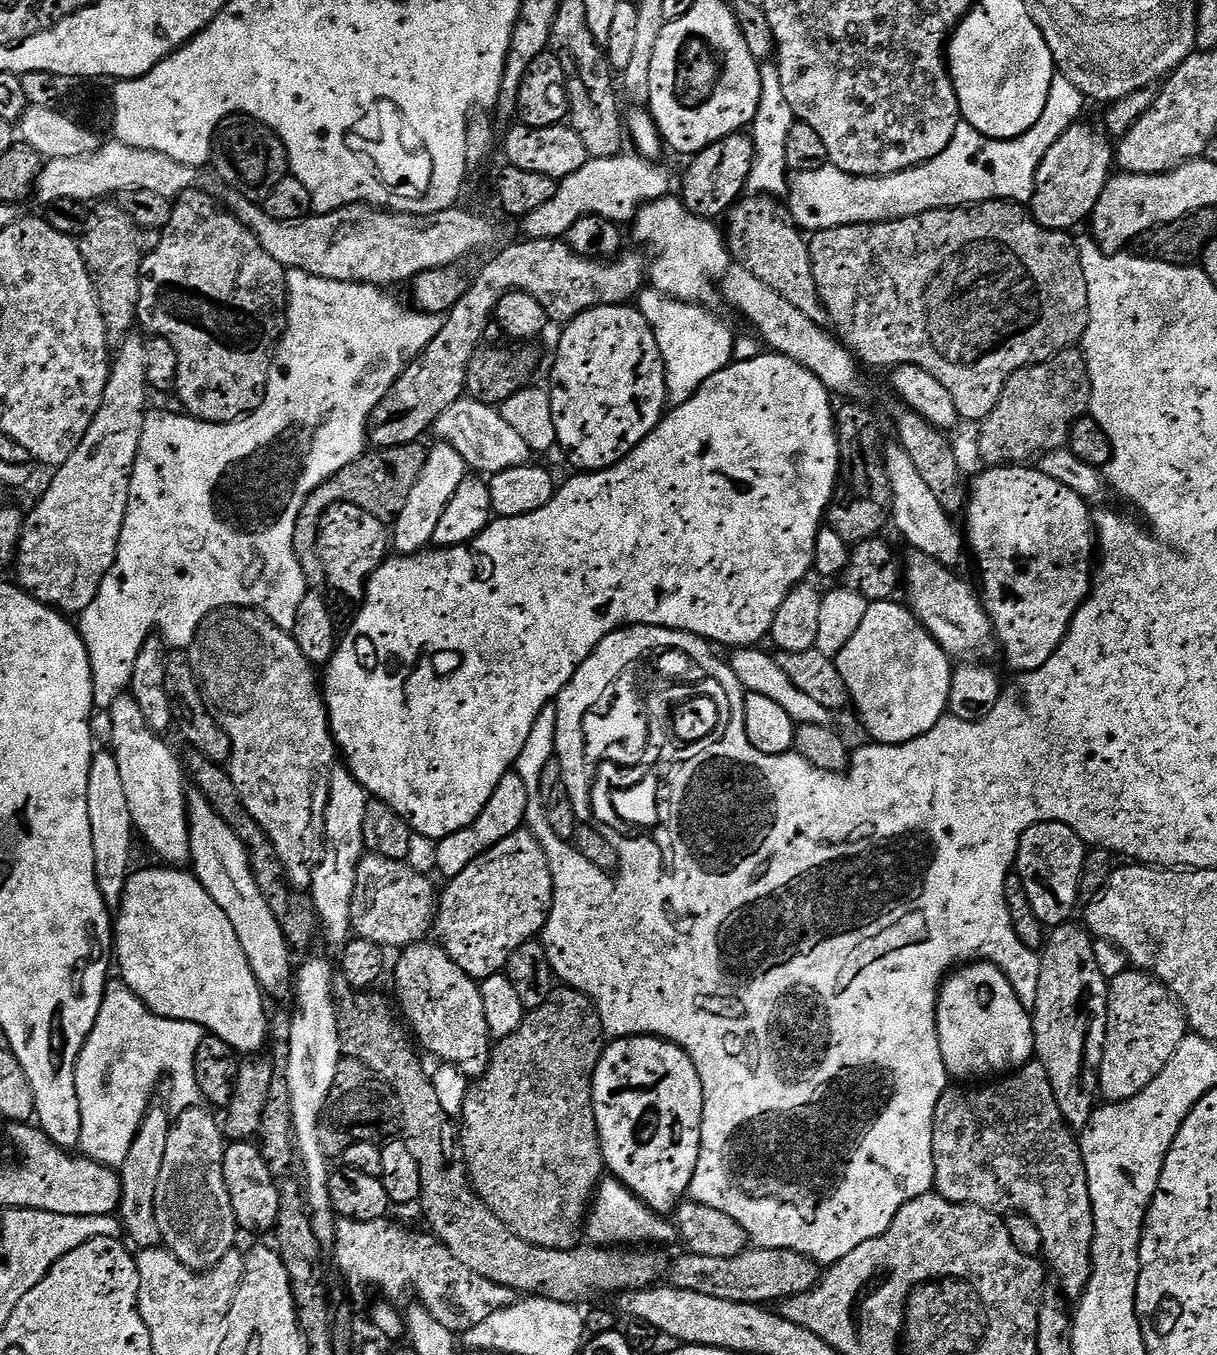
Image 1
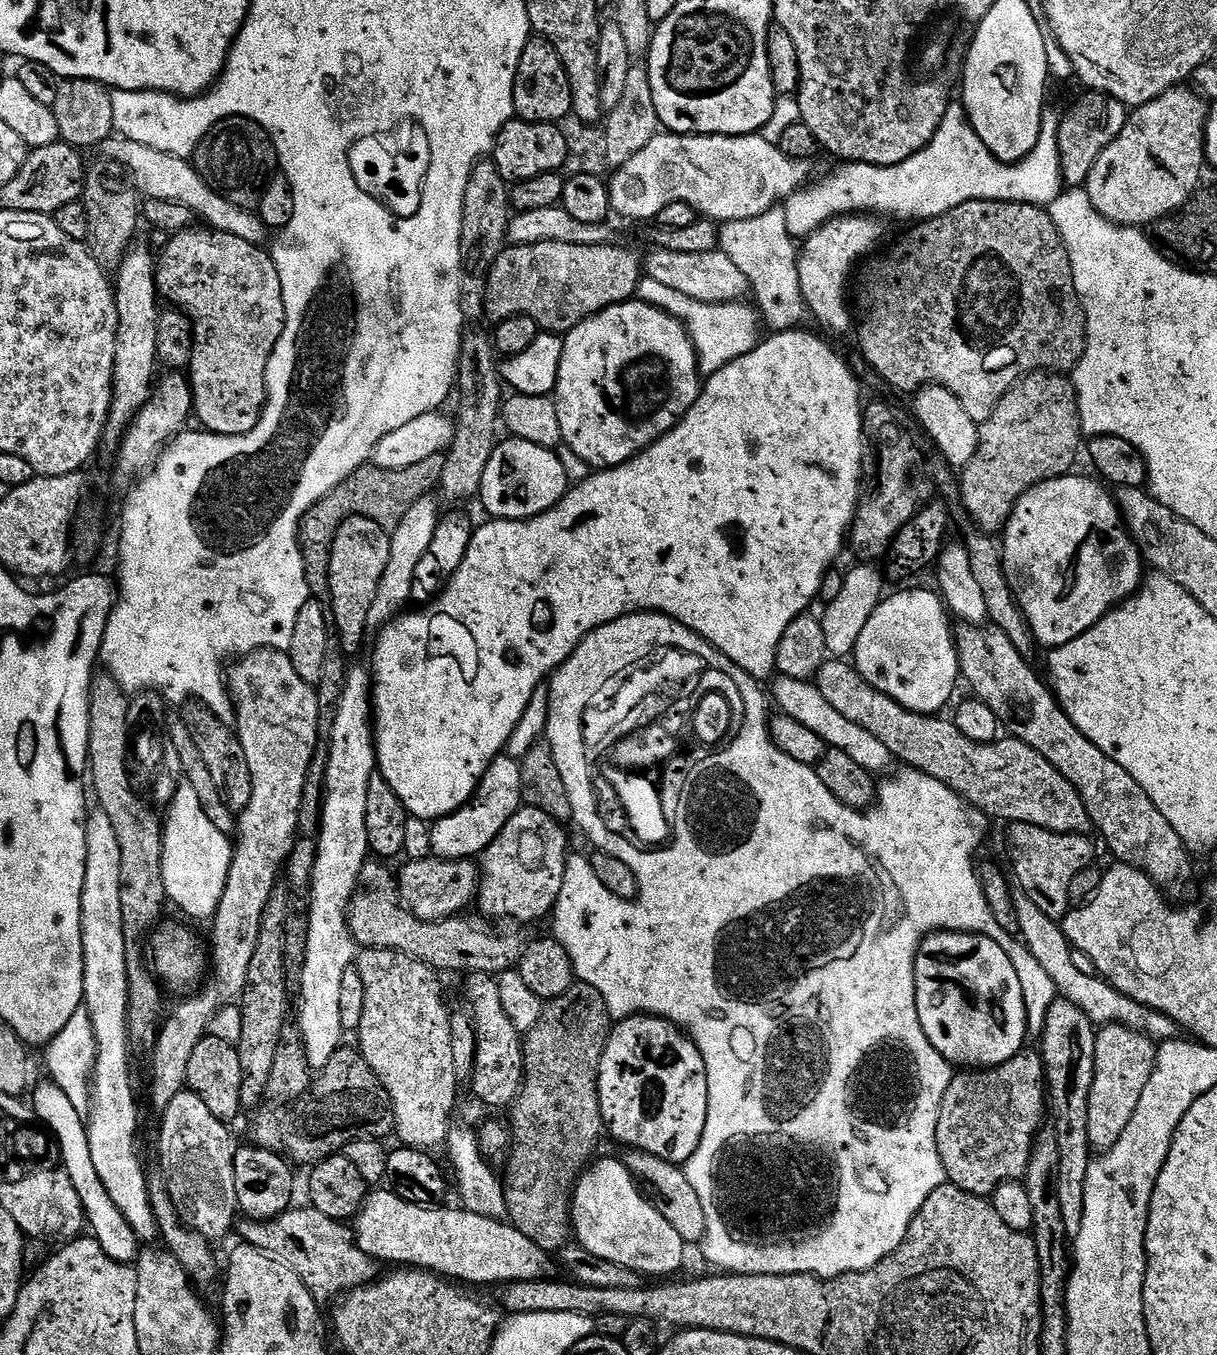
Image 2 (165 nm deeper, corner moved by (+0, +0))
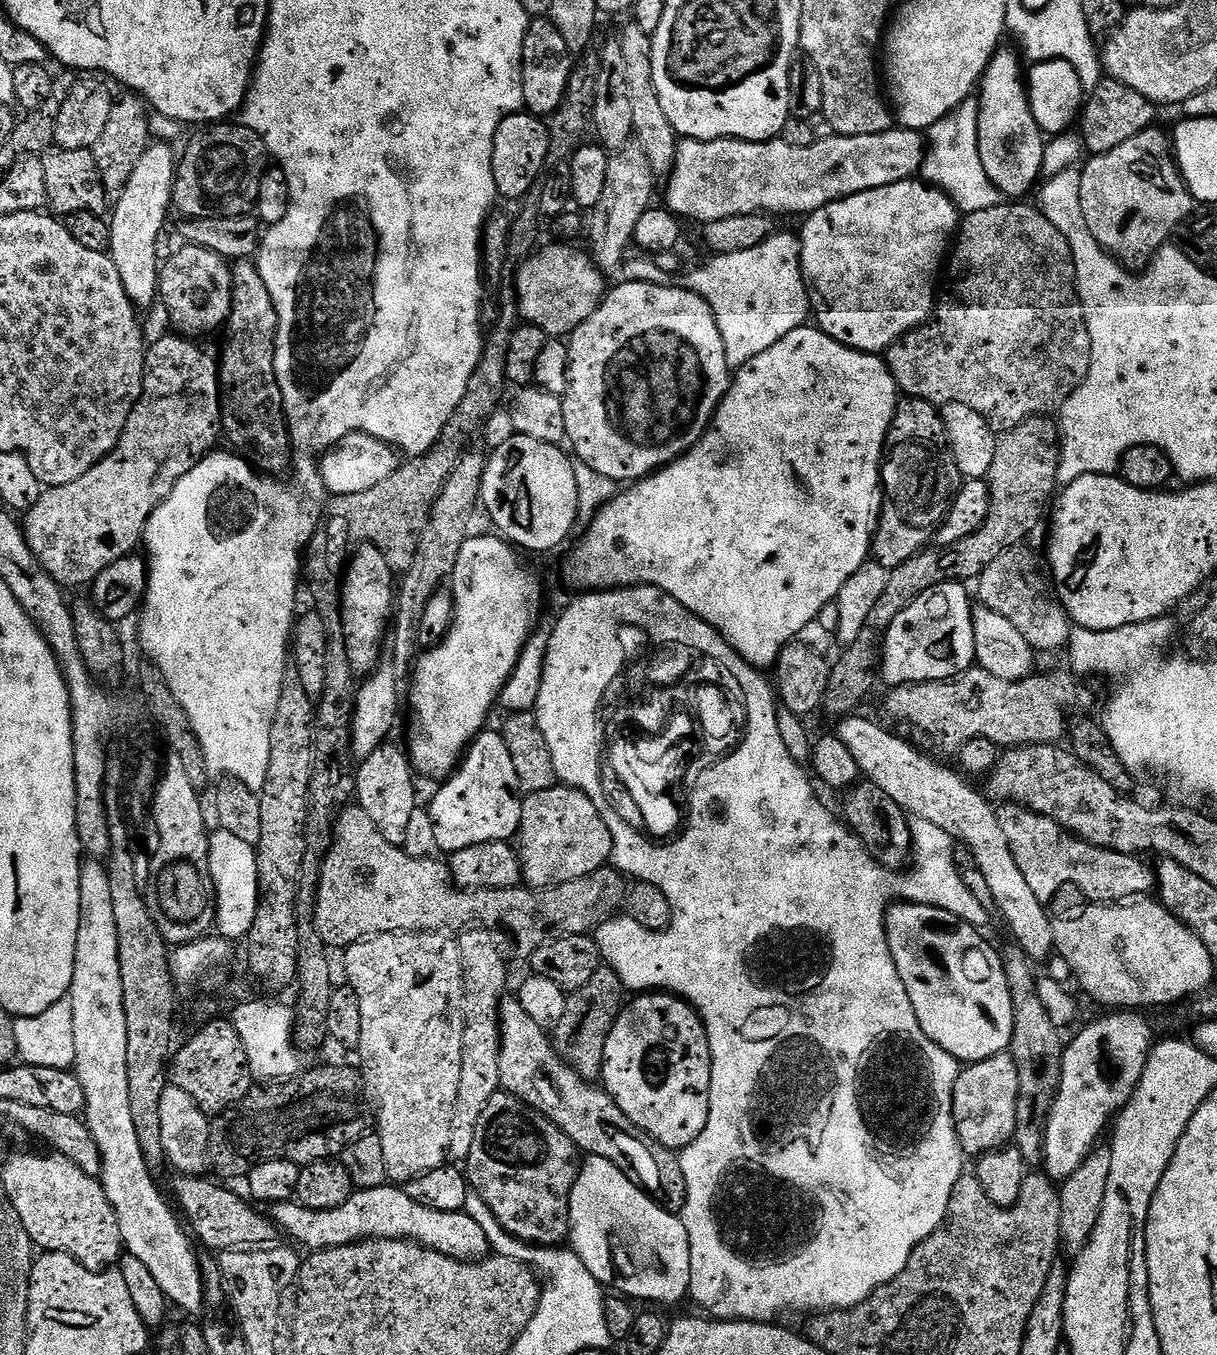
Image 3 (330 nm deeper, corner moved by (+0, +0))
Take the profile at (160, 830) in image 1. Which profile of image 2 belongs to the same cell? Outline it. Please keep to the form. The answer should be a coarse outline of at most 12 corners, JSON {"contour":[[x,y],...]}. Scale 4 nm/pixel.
{"contour":[[194,786],[162,820],[162,882],[192,920],[211,921],[232,865],[229,833]]}

